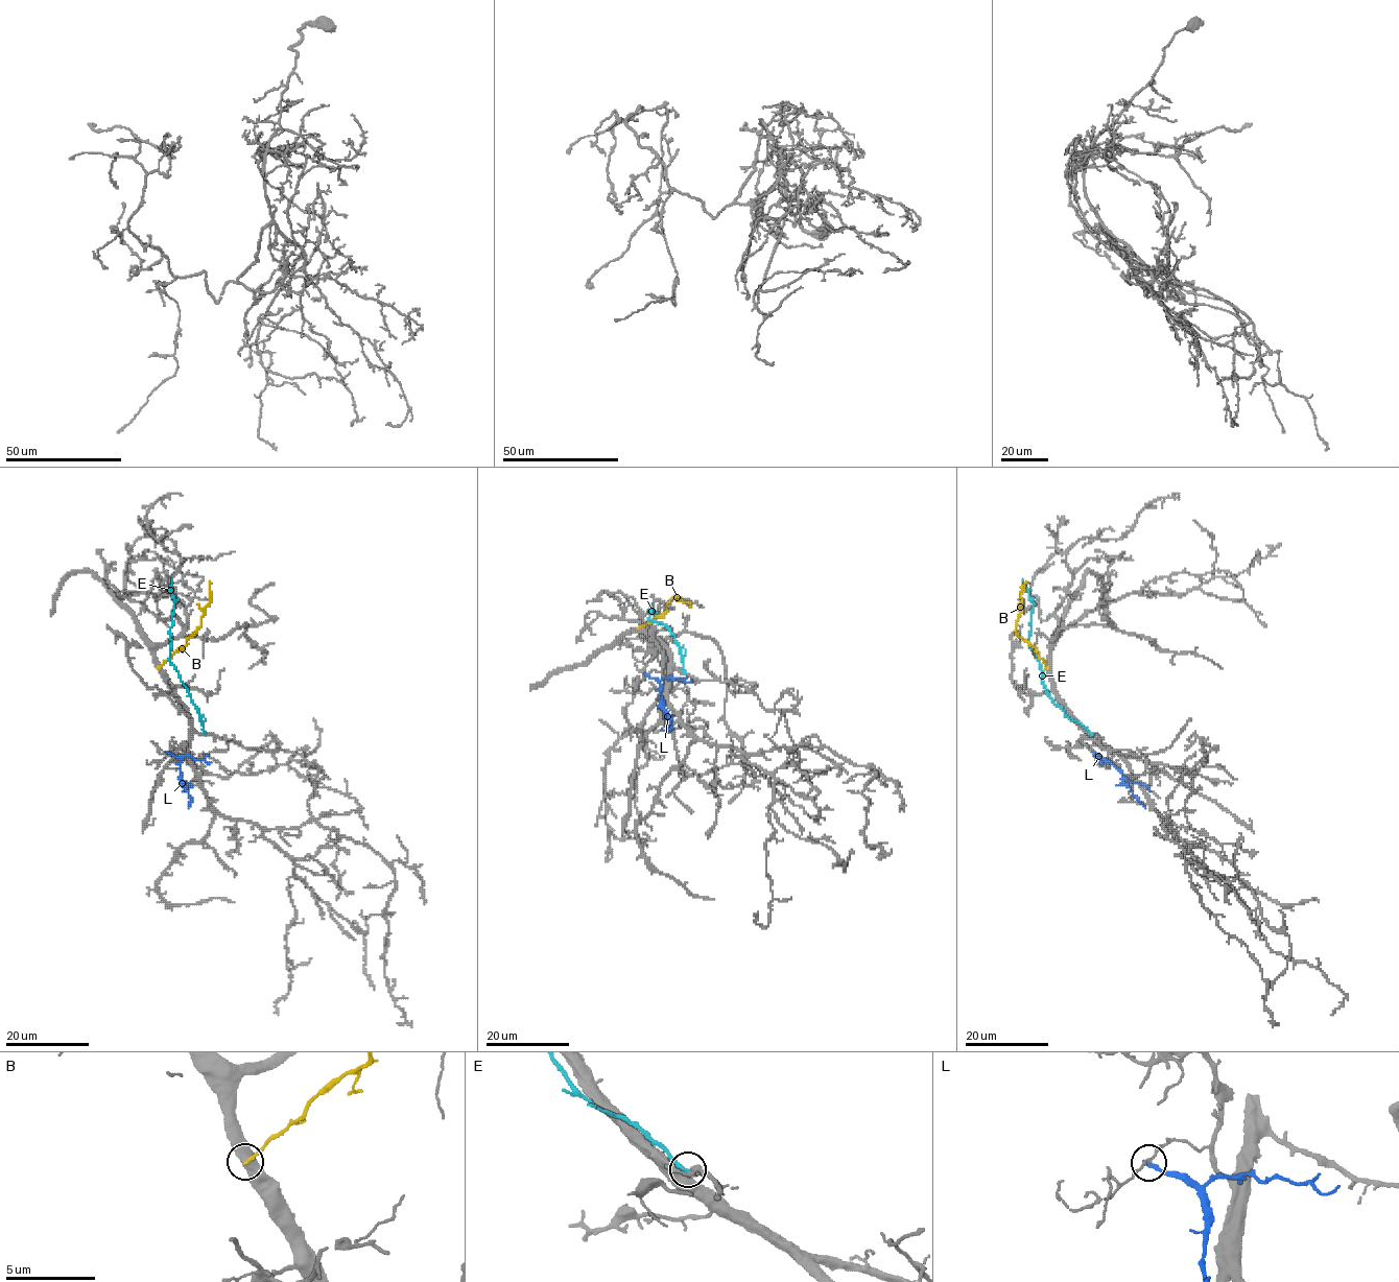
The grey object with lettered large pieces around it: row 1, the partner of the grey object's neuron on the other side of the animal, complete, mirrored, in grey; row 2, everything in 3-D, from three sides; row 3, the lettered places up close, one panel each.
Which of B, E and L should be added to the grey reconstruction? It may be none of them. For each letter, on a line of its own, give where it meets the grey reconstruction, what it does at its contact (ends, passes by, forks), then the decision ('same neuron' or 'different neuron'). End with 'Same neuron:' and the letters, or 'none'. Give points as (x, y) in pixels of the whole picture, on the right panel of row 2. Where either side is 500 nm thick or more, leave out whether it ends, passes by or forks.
B: meets grey at (1046, 667); different neuron
E: meets grey at (1092, 734); it ends there; different neuron
L: meets grey at (1094, 753); it ends there; different neuron
Same neuron: none

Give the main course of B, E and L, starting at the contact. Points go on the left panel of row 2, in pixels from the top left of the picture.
B: (158, 667), (183, 647), (200, 625), (210, 598), (210, 582)
E: (206, 734), (200, 715), (169, 660), (174, 610), (171, 579)
L: (167, 753), (181, 760), (181, 783), (191, 799), (189, 807)

